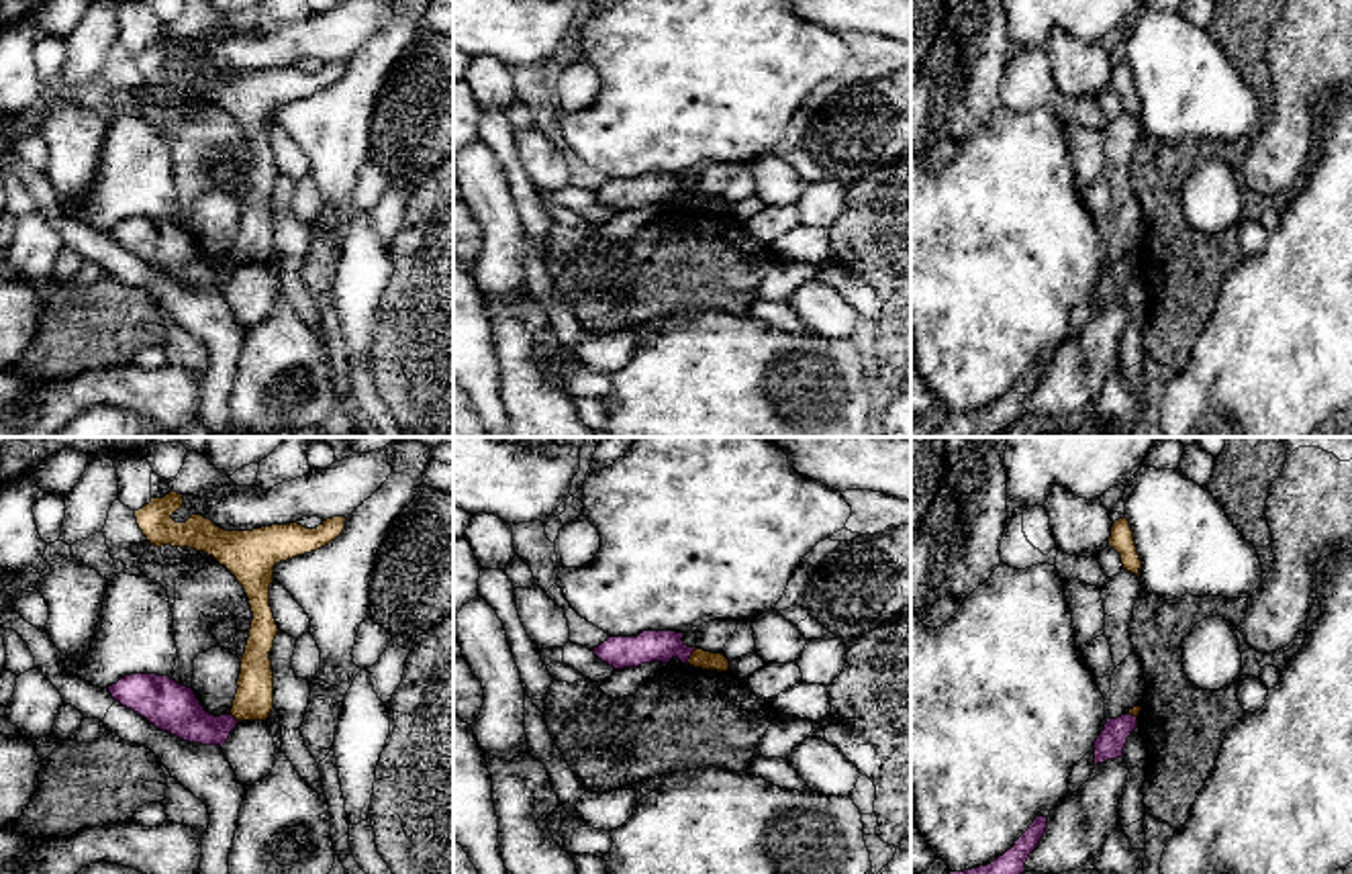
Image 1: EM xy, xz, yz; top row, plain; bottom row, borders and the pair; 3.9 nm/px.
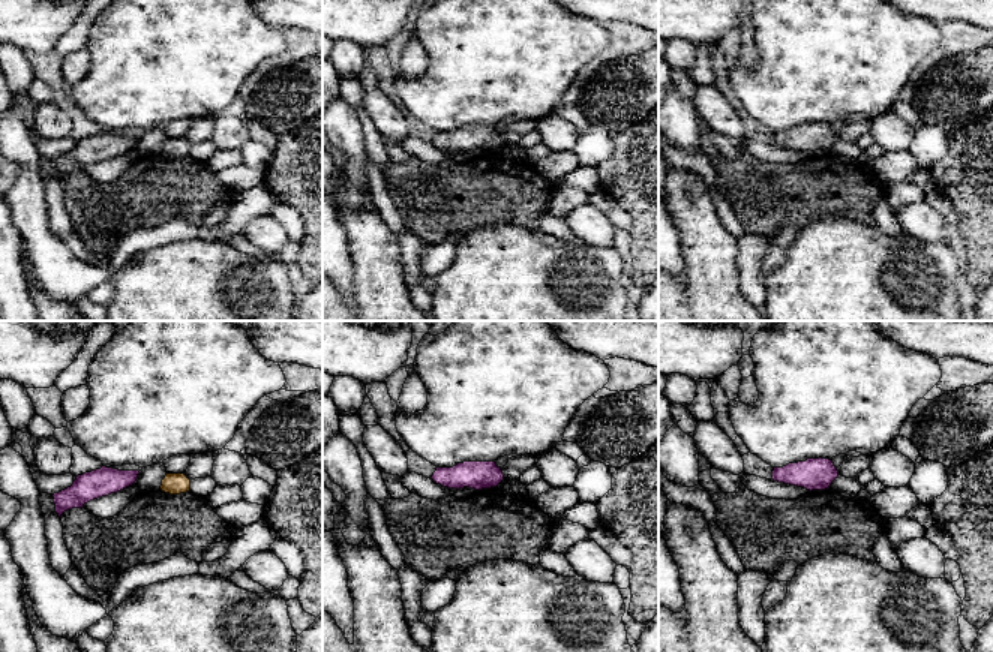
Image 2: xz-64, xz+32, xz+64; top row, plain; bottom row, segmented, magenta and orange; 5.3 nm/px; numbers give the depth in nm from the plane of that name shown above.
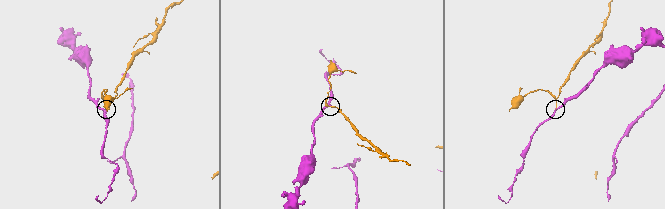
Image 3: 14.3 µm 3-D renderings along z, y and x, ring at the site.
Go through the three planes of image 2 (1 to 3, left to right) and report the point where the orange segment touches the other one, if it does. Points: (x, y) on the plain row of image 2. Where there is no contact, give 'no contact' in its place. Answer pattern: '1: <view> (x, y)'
1: no contact
2: no contact
3: no contact

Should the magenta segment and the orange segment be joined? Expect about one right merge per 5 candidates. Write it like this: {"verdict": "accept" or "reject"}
{"verdict": "reject"}

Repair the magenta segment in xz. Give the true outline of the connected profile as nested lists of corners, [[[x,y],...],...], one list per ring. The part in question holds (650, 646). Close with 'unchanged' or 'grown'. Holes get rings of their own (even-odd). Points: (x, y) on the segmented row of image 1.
[[[643,631],[637,637],[609,637],[592,651],[615,670],[637,668],[651,662],[668,664],[672,658],[688,664],[696,647],[688,647],[682,637],[684,633],[676,631]]]; unchanged

